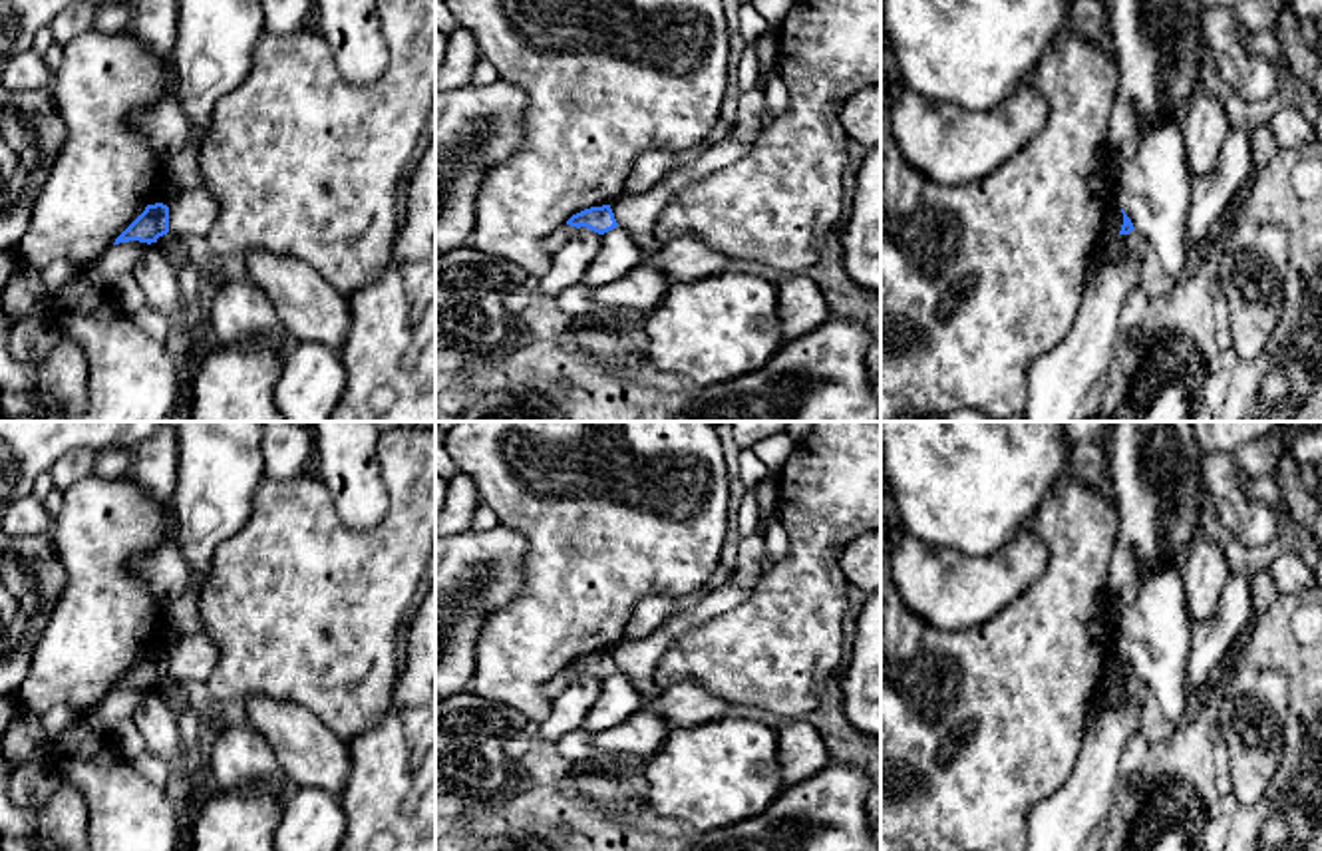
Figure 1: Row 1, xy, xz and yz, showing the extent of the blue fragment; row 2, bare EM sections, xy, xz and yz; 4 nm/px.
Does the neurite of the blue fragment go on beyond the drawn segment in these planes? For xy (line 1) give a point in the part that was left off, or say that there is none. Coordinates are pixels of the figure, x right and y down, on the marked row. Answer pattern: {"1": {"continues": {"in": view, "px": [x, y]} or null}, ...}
{"1": {"continues": null}}

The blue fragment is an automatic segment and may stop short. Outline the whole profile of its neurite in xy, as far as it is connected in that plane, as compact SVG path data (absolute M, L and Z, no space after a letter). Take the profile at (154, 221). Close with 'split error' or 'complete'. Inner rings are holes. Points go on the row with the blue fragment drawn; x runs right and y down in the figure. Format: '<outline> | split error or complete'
M163 203L147 205L145 211L115 239L113 245L139 241L157 243L169 233L169 207Z | complete

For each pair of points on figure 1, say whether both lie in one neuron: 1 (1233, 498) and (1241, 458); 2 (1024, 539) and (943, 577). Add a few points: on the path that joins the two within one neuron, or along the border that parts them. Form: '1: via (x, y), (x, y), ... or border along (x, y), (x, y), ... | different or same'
1: via (1231, 488), (1233, 468) | same
2: via (1006, 561), (991, 577), (965, 577) | same

